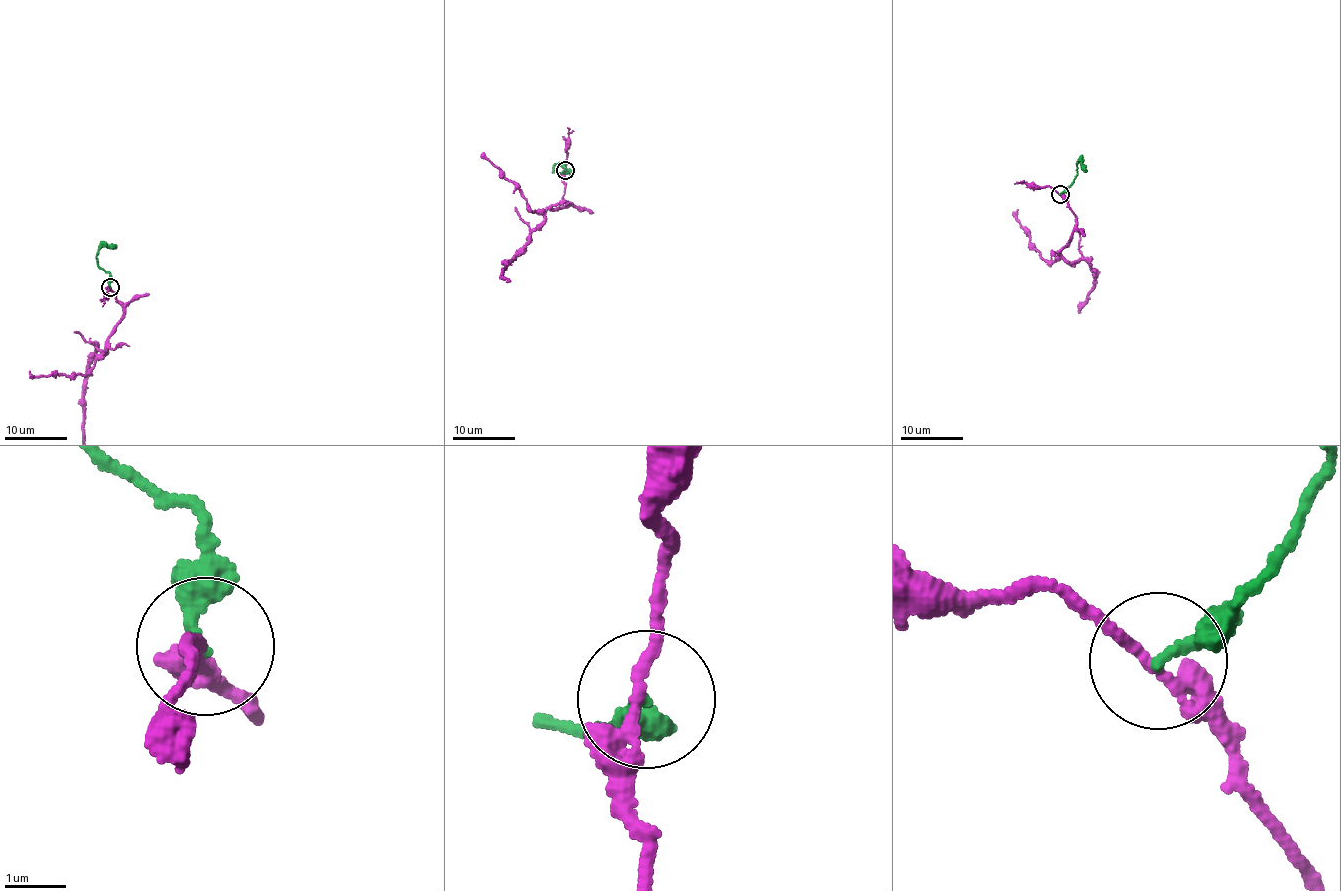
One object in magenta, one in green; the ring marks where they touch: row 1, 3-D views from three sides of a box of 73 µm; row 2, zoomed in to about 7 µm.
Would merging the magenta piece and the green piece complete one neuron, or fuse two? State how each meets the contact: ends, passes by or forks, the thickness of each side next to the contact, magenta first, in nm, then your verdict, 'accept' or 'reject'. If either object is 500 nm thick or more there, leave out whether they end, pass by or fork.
magenta passes by; green ends; calibres 190 and 200 nm; reject

